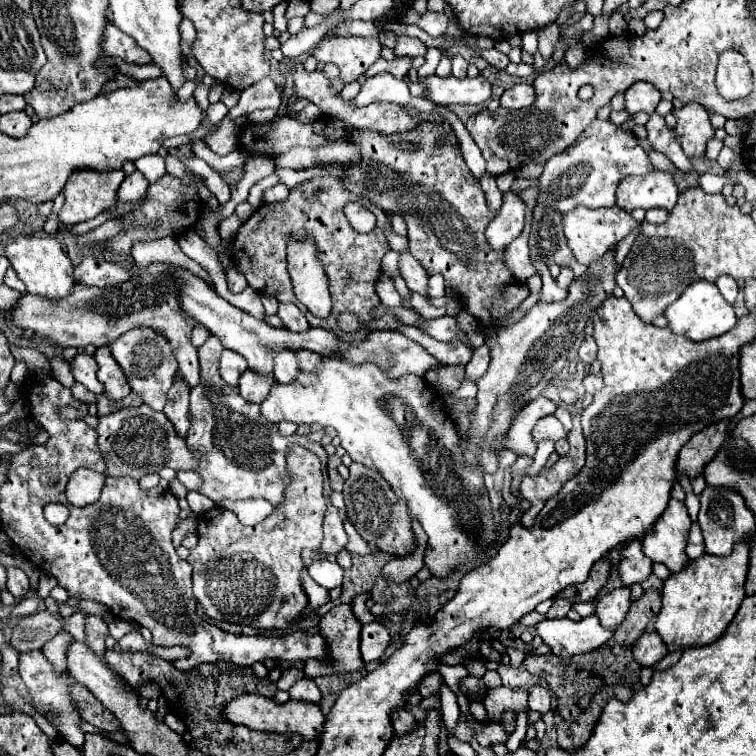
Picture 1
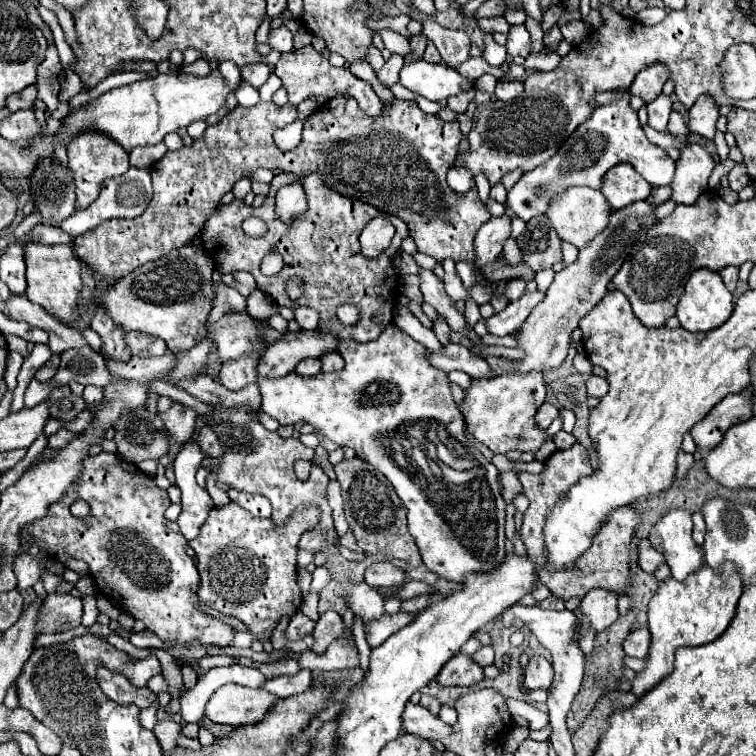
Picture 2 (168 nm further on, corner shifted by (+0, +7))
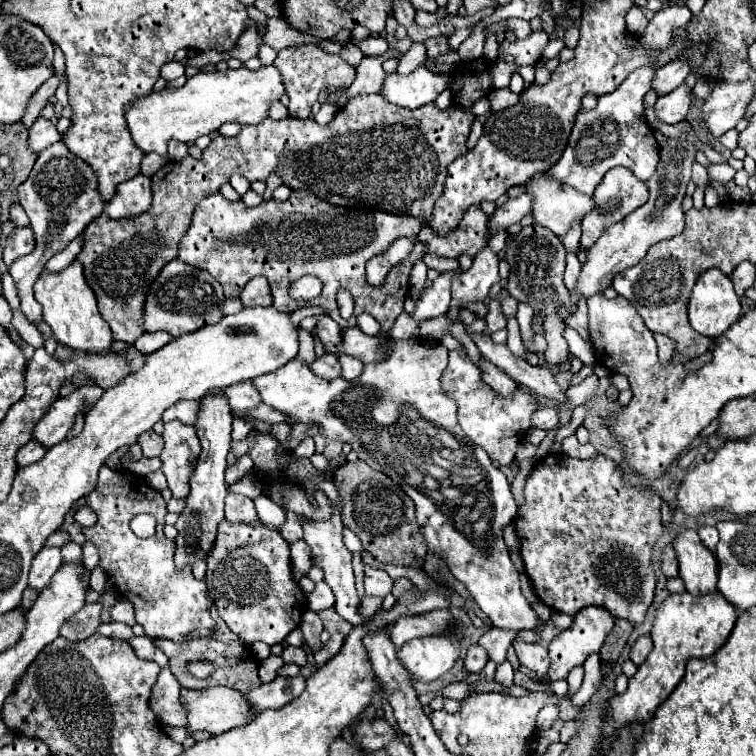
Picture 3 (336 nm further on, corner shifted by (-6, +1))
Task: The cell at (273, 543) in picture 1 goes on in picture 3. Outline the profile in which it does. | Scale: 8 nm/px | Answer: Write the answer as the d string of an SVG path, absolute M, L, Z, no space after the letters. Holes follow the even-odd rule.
M224 519L218 525L218 535L206 563L206 585L218 615L246 645L254 641L268 645L284 643L286 635L300 625L308 603L300 585L292 579L290 545L276 529L228 523Z

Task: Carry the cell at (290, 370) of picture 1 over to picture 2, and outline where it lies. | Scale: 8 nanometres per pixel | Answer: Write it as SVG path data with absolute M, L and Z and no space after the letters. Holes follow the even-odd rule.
M308 357L308 359L300 361L300 365L298 365L294 371L296 371L298 375L302 375L302 377L312 377L312 375L320 373L320 361Z

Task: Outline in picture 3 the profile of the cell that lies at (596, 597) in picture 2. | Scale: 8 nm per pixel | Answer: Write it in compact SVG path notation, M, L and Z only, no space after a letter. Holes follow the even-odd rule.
M586 607L582 611L578 611L574 615L574 623L572 627L568 627L566 631L562 631L560 635L556 635L550 645L548 645L548 653L550 653L550 671L548 671L548 679L566 679L566 675L570 673L572 667L582 665L586 661L588 655L598 653L606 635L610 633L610 629L614 627L614 617L610 617L606 611L602 611L602 607Z

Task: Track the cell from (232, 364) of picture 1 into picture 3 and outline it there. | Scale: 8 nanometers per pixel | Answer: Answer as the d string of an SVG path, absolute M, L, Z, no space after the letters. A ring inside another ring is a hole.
M242 381L238 385L232 385L226 389L226 397L230 401L232 411L246 411L250 407L256 407L260 403L258 391L250 381Z

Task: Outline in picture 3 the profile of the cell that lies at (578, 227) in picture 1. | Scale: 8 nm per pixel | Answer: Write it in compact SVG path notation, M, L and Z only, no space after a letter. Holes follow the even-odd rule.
M550 173L534 175L534 179L526 183L526 193L532 195L534 221L558 237L566 235L572 221L584 219L584 215L594 209L590 195L582 195L570 185L558 183Z

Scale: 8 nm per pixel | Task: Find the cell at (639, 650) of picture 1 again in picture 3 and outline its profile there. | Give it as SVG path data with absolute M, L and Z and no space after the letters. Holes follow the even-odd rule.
M648 635L640 637L640 639L632 645L632 649L630 649L630 659L632 659L632 663L634 663L634 665L642 665L642 661L648 657L650 651L652 651L652 639L650 639Z

